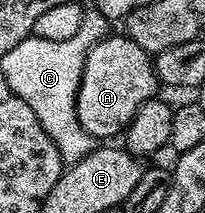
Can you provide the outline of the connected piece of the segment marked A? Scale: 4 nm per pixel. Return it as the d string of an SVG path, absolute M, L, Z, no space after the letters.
M110 33L86 53L82 80L78 90L78 120L96 141L110 141L114 134L125 132L136 117L140 105L159 94L158 75L149 51L140 49L124 33Z

